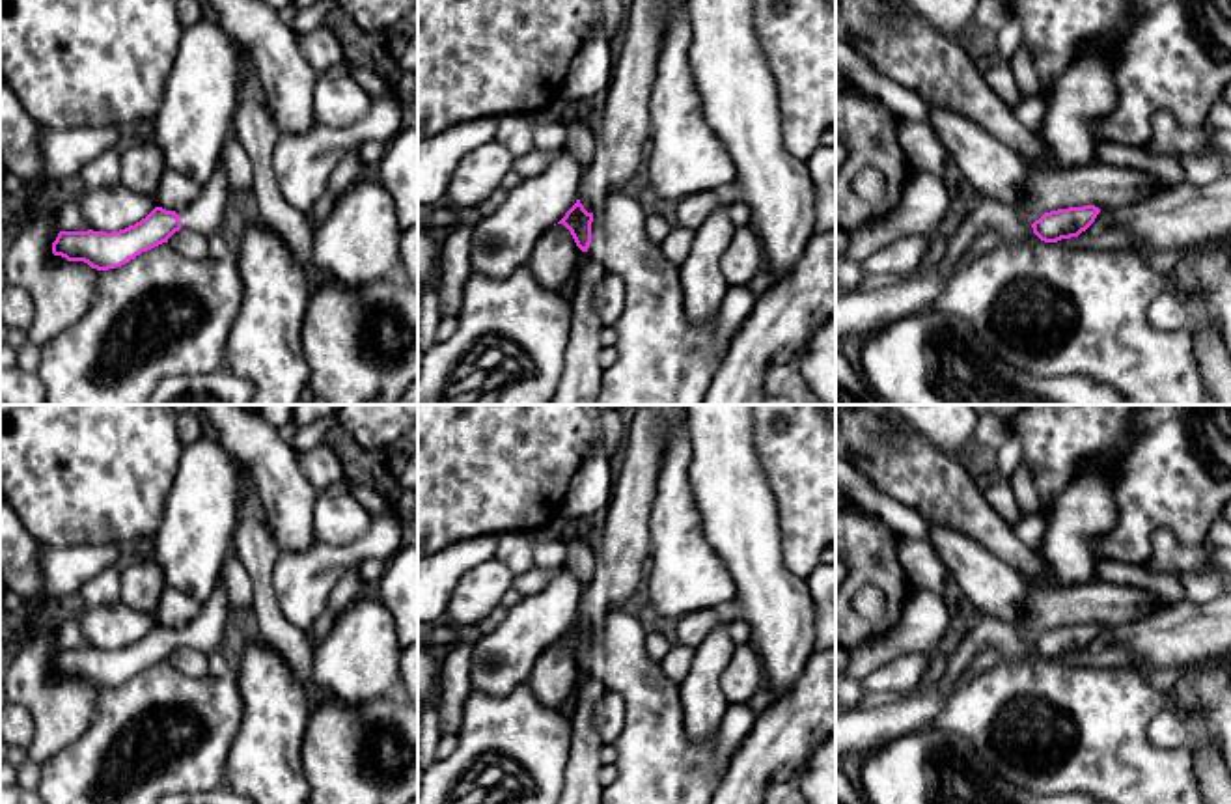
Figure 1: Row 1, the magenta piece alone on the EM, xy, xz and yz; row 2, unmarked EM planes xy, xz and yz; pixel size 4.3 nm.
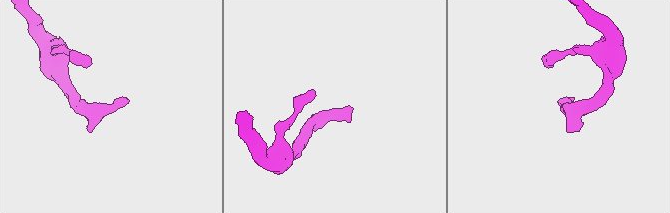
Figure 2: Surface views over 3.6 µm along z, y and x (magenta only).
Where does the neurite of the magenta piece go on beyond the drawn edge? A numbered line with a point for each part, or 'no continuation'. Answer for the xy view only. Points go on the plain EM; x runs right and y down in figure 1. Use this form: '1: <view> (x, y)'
1: xy (206, 631)

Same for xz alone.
1: xz (657, 763)

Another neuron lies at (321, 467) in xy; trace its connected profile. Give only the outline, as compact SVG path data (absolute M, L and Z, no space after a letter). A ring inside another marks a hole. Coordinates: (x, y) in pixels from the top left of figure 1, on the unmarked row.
M326 440L297 457L302 474L317 491L345 479L341 461Z

